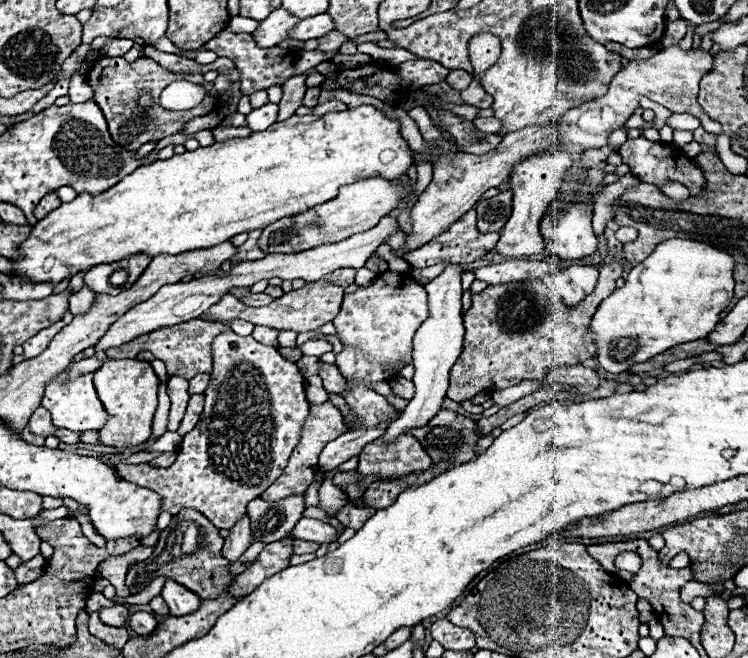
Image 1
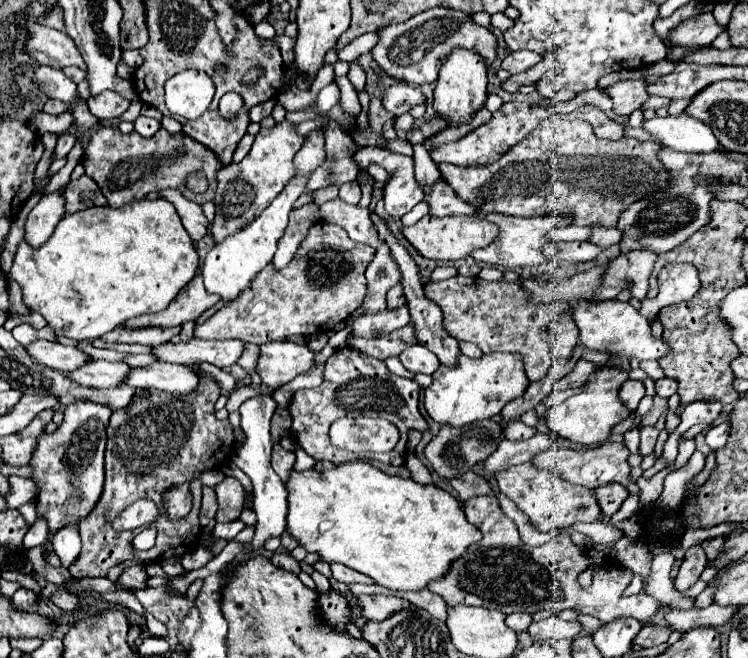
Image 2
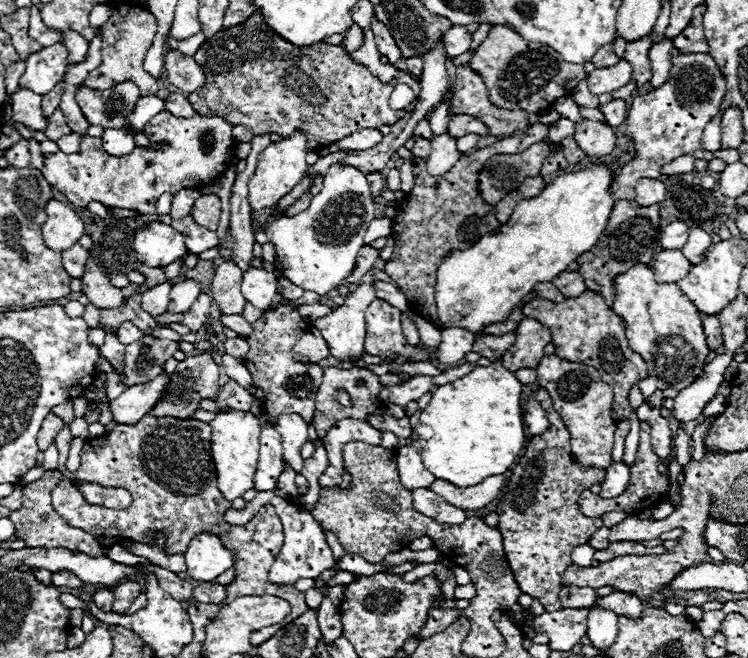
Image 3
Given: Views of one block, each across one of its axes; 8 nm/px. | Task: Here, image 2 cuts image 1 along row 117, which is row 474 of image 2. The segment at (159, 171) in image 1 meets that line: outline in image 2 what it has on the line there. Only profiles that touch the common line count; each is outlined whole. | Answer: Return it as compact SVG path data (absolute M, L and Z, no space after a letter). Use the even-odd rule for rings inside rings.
M346 462L346 464L340 464L338 468L324 470L322 474L316 474L316 470L308 470L308 472L302 472L302 474L294 470L290 480L286 482L286 488L288 488L288 518L286 518L288 526L286 528L294 538L300 540L302 546L306 546L308 552L318 552L322 556L322 560L326 560L326 562L340 562L344 566L350 566L350 568L370 576L376 584L380 584L380 586L384 586L384 588L388 588L392 592L420 592L432 580L444 578L448 574L452 562L456 558L460 558L468 550L468 546L480 542L480 538L482 538L480 530L466 520L466 512L462 508L462 502L458 498L454 498L450 492L446 492L446 490L442 490L442 488L438 488L434 484L424 486L424 484L418 484L418 482L414 482L410 478L404 480L404 478L398 478L398 476L388 476L388 474L380 472L378 468L374 468L370 464L364 464L364 462Z

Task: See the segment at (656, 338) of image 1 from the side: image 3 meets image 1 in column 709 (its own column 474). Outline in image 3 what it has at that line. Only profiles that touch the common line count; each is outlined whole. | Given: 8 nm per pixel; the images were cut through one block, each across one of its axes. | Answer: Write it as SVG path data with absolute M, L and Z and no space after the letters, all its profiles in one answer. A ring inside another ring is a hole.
M588 166L584 170L558 176L536 198L522 200L510 220L498 230L484 234L468 250L448 252L444 256L444 262L440 262L434 292L440 328L464 328L480 334L486 326L504 322L512 314L512 310L520 306L522 298L534 290L538 282L550 282L560 272L564 272L568 264L574 262L580 254L596 246L614 206L614 198L608 192L612 176L614 172L606 166Z

